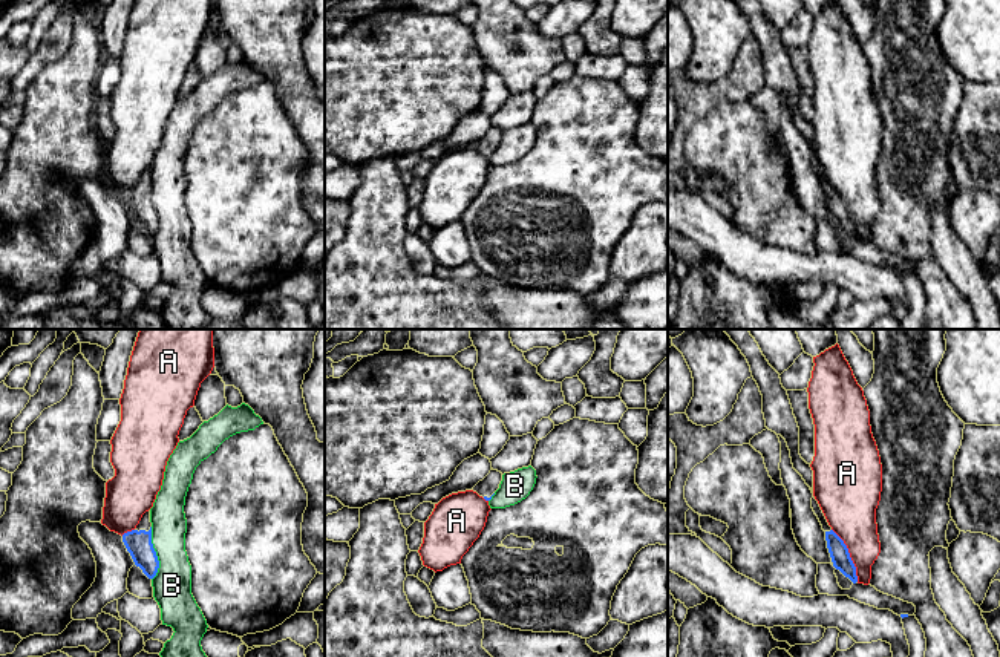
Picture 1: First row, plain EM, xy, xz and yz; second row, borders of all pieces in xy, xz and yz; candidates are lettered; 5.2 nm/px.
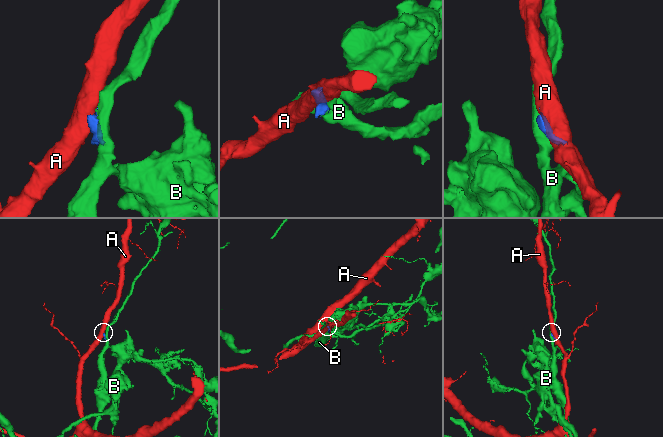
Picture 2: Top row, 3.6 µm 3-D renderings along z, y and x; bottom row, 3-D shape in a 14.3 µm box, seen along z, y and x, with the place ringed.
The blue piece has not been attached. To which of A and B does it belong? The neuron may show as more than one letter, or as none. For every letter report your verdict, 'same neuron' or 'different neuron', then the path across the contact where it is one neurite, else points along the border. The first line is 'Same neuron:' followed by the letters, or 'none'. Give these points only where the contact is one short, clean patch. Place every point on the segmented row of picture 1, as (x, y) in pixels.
Same neuron: none
A: different neuron | along yz (832, 529), (846, 545), (858, 581)
B: different neuron

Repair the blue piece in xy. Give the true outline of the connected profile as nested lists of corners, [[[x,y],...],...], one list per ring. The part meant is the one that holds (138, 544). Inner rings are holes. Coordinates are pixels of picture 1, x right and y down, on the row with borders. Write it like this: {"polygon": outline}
{"polygon": [[[150,510],[145,512],[135,530],[123,534],[123,542],[136,567],[153,579],[159,568],[159,561],[152,544]]]}

